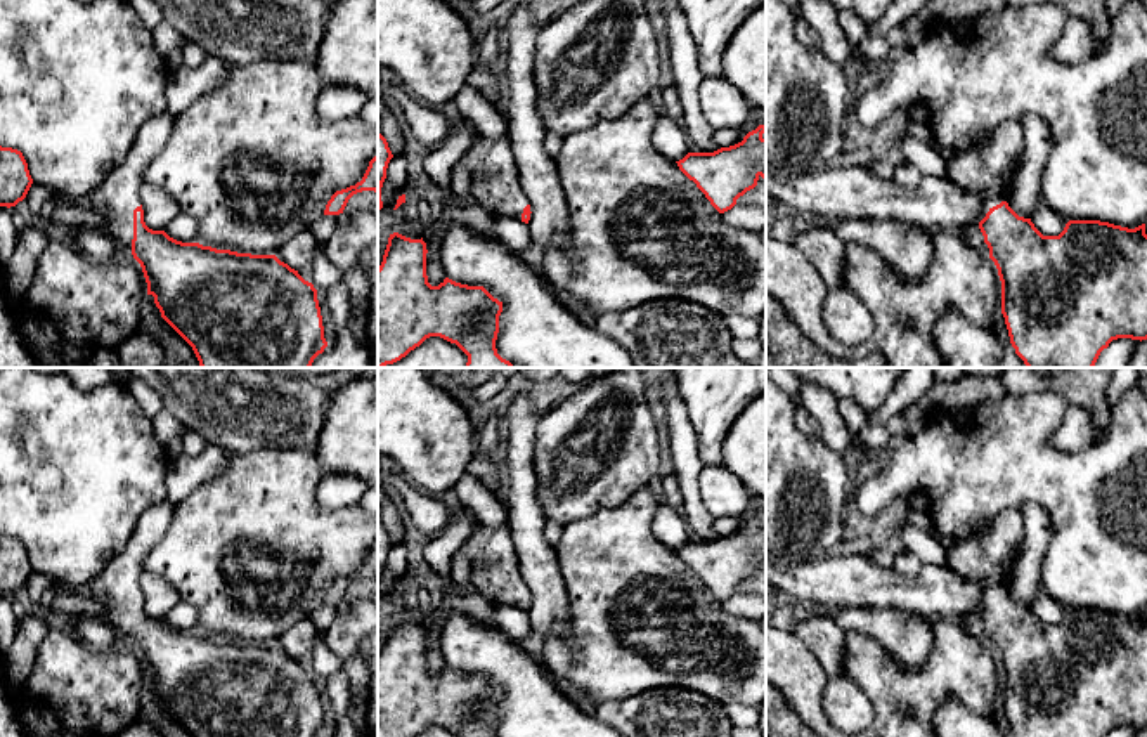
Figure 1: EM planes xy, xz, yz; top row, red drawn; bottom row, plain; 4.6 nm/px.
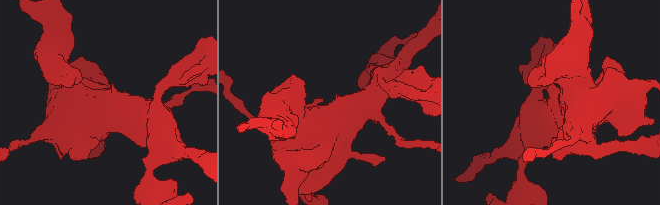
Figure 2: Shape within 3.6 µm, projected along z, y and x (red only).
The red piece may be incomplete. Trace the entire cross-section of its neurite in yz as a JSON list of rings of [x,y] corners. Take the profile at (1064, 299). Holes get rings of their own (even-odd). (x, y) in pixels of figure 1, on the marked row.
[[[1019,120],[995,128],[984,144],[956,149],[946,175],[982,198],[979,229],[1001,281],[1001,314],[1015,354],[1027,368],[1093,368],[1112,340],[1147,340],[1145,224],[1128,229],[1100,220],[1069,220],[1059,236],[1043,236],[1005,201],[1005,175],[1024,156]]]

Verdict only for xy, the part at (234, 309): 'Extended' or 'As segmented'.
Extended

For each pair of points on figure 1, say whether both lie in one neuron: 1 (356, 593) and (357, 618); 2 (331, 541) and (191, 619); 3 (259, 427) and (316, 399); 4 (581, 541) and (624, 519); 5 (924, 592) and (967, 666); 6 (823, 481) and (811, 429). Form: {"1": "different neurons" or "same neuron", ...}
{"1": "different neurons", "2": "different neurons", "3": "same neuron", "4": "same neuron", "5": "different neurons", "6": "different neurons"}

